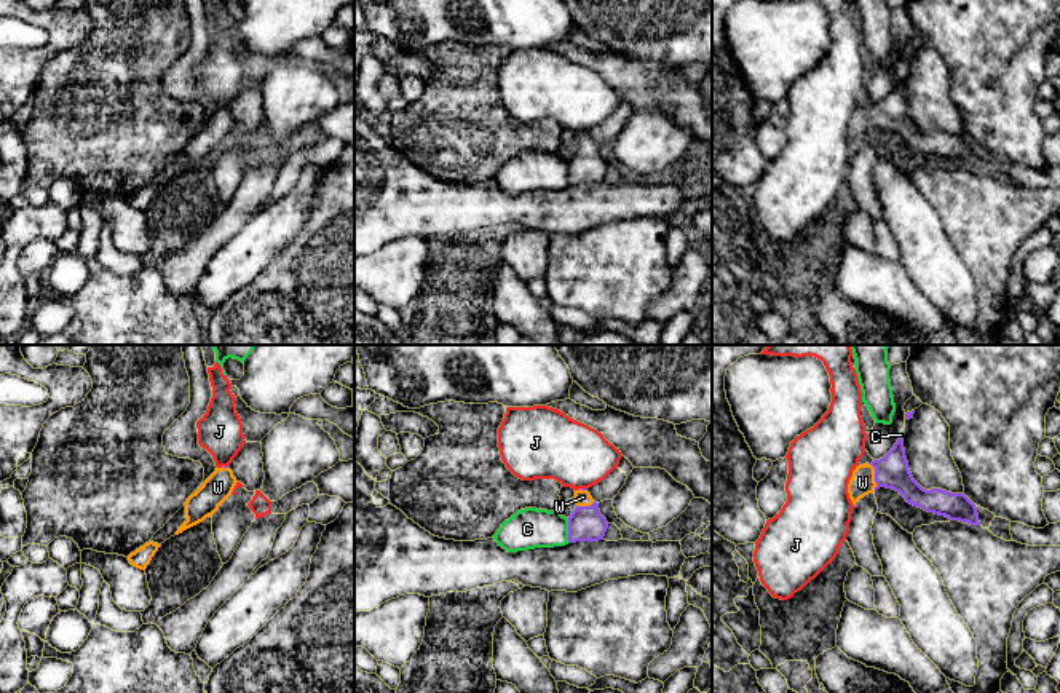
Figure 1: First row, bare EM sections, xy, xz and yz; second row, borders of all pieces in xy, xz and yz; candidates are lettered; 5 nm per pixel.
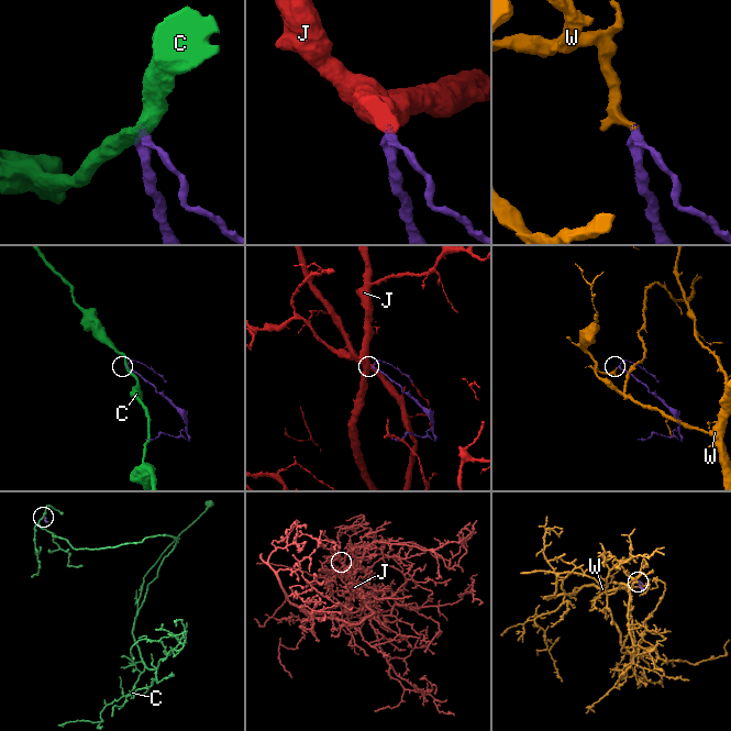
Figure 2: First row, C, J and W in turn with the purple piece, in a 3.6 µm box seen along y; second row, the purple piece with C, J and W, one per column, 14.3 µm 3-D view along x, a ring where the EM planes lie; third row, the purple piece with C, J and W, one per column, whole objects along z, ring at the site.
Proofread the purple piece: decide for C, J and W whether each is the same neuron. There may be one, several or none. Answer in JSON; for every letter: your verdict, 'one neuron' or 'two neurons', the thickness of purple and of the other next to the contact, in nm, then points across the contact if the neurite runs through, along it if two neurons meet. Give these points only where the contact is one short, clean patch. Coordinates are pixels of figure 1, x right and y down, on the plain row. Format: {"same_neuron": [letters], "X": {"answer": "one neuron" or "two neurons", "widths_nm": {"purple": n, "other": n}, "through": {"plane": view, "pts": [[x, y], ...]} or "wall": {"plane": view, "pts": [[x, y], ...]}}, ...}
{"same_neuron": ["W"], "C": {"answer": "two neurons", "widths_nm": {"purple": 180, "other": 200}, "wall": {"plane": "xz", "pts": [[567, 160], [567, 181], [570, 184]]}}, "J": {"answer": "two neurons", "widths_nm": {"purple": 20, "other": 220}, "wall": {"plane": "xy", "pts": [[224, 107], [229, 109]]}}, "W": {"answer": "one neuron", "widths_nm": {"purple": 170, "other": 130}, "through": {"plane": "yz", "pts": [[891, 114], [875, 118], [862, 125]]}}}

